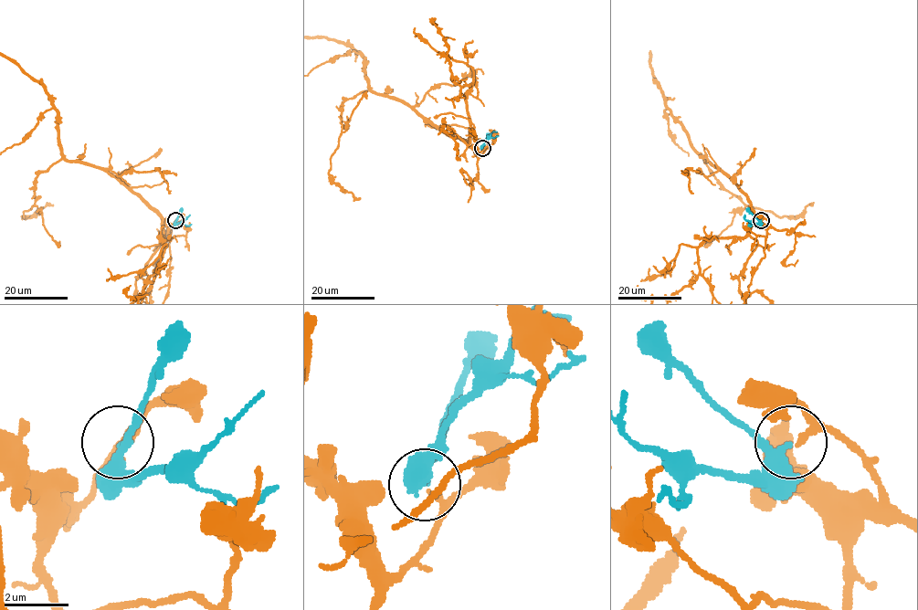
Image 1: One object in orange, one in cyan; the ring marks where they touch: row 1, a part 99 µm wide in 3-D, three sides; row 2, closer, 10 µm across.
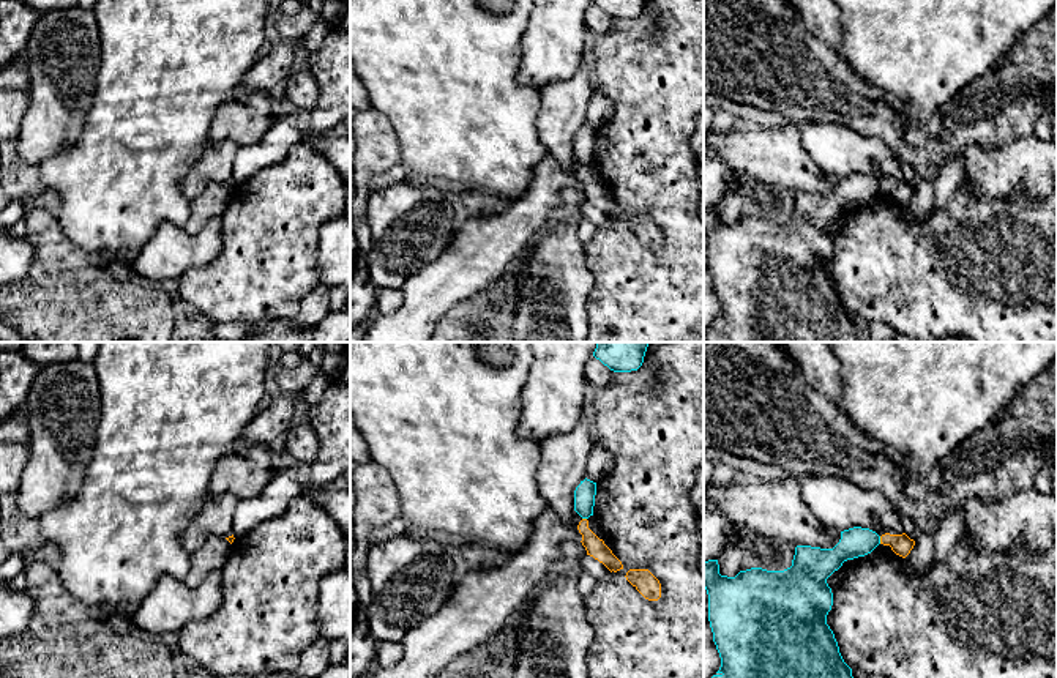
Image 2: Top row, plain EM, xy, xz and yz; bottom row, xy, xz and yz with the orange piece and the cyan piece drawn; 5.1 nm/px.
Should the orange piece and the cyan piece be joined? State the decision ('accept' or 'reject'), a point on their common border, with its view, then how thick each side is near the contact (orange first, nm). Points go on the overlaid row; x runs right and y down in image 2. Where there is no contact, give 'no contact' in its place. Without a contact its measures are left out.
reject | yz (881, 540) | 110/150 nm

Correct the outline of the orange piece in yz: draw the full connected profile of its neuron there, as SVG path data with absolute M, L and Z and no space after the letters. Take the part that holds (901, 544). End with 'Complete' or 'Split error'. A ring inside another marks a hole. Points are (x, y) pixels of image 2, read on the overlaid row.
M885 533L880 536L880 544L890 546L896 555L906 558L913 549L915 541L910 539L906 533L902 535Z. Complete

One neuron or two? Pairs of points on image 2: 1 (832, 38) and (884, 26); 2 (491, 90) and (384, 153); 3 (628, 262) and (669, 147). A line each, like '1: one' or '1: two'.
1: two
2: two
3: one

